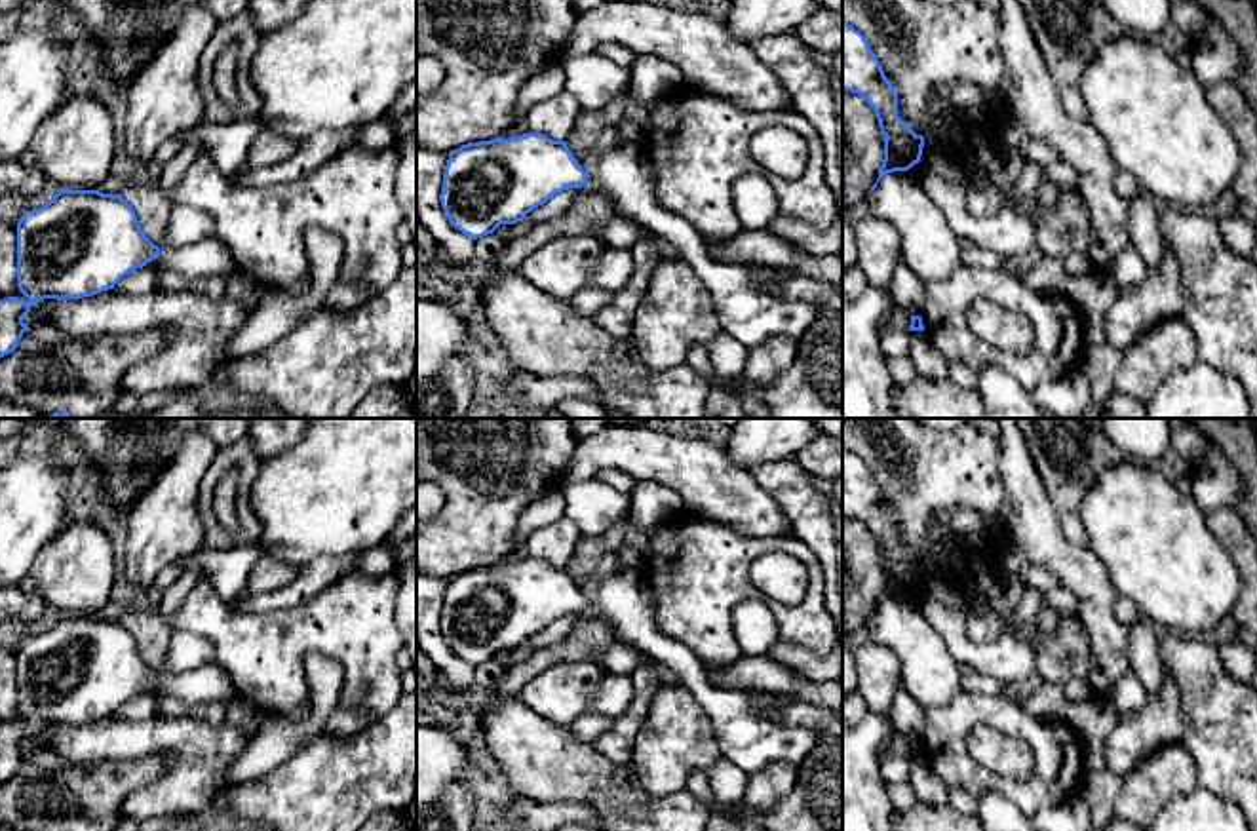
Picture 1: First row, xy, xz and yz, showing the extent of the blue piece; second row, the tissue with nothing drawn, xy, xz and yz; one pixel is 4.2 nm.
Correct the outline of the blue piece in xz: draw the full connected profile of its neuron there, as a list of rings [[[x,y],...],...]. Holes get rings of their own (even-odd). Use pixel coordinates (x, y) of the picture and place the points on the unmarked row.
[[[532,557],[510,565],[496,563],[468,569],[449,578],[439,626],[449,648],[472,666],[477,666],[493,660],[500,650],[523,647],[527,639],[555,620],[582,612],[601,618],[620,645],[671,667],[681,679],[681,688],[688,690],[704,707],[723,757],[747,776],[776,761],[799,766],[818,745],[822,732],[804,726],[774,725],[751,705],[747,692],[713,685],[704,662],[677,639],[656,628],[652,589],[643,567],[624,567],[605,578],[593,603],[586,601],[565,567],[548,565],[542,559]]]

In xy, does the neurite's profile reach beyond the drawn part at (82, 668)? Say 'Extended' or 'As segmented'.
Extended

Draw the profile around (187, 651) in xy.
[[[173,629],[165,656],[164,673],[188,671],[192,667],[215,662],[211,643],[200,635]]]

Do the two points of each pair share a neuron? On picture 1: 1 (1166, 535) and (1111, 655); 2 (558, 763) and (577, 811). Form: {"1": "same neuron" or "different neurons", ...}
{"1": "different neurons", "2": "different neurons"}

